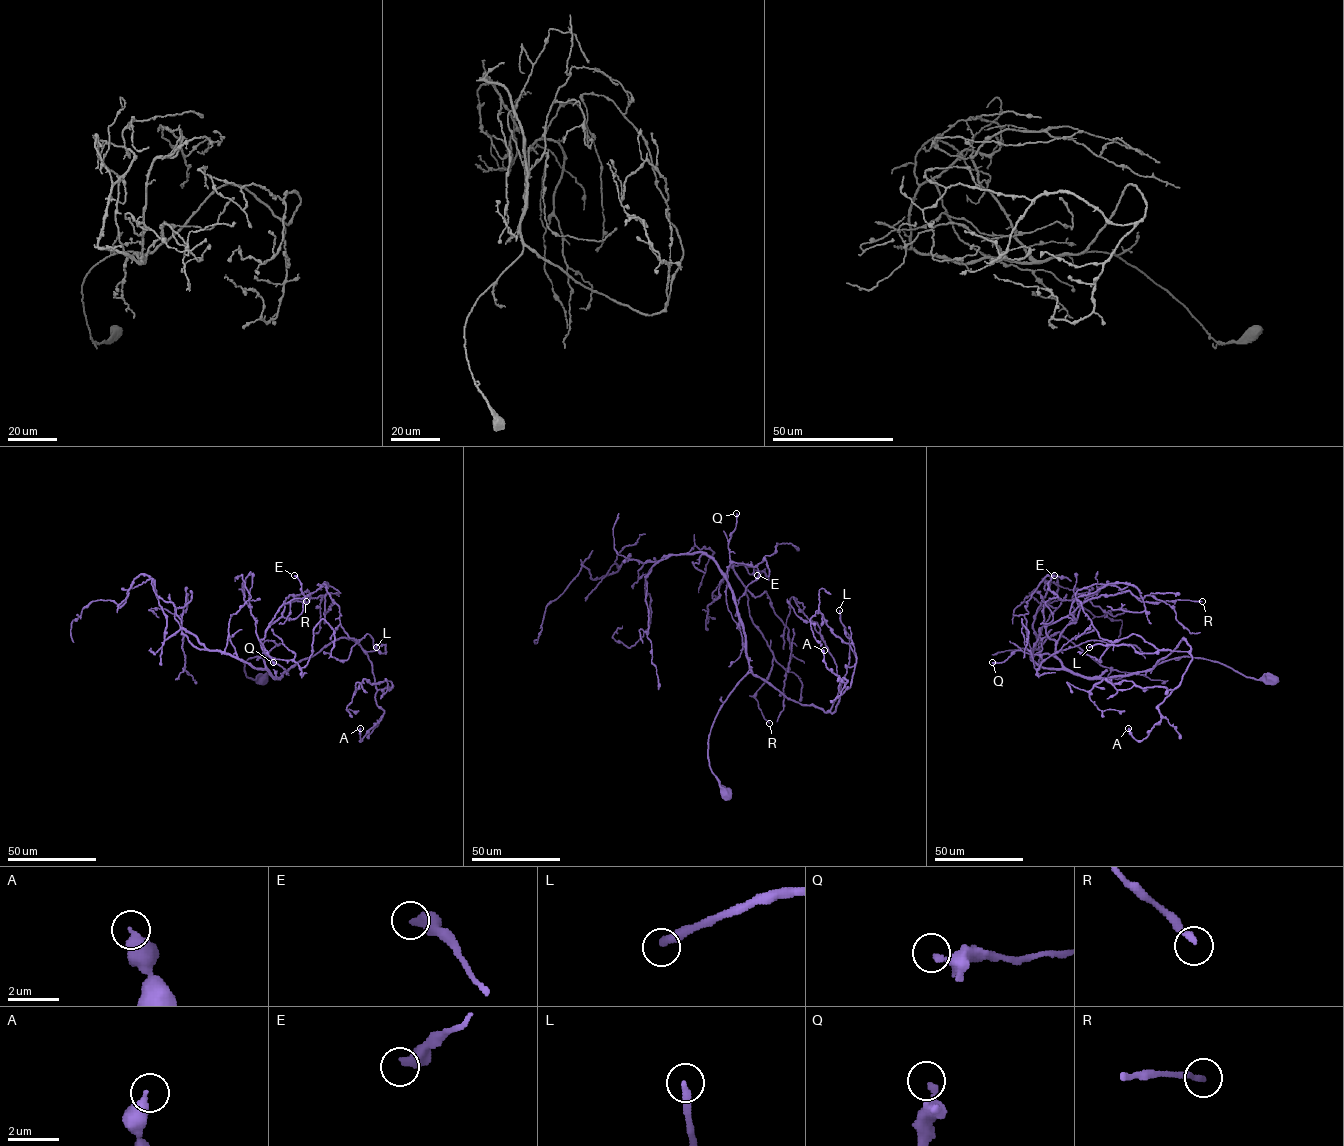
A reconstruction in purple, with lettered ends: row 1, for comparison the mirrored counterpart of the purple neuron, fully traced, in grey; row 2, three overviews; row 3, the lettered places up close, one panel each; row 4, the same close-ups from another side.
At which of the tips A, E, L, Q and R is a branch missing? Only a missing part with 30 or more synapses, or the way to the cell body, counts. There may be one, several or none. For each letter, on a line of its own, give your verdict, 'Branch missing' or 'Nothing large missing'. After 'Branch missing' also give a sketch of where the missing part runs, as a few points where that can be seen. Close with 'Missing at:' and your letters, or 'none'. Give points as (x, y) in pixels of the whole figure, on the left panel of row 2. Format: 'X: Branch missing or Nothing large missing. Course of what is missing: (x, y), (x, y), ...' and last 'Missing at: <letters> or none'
A: Nothing large missing
E: Nothing large missing
L: Branch missing. Course of what is missing: (376, 647), (366, 645), (366, 653), (360, 658), (349, 652), (344, 663), (340, 663), (323, 647)
Q: Nothing large missing
R: Nothing large missing
Missing at: L

